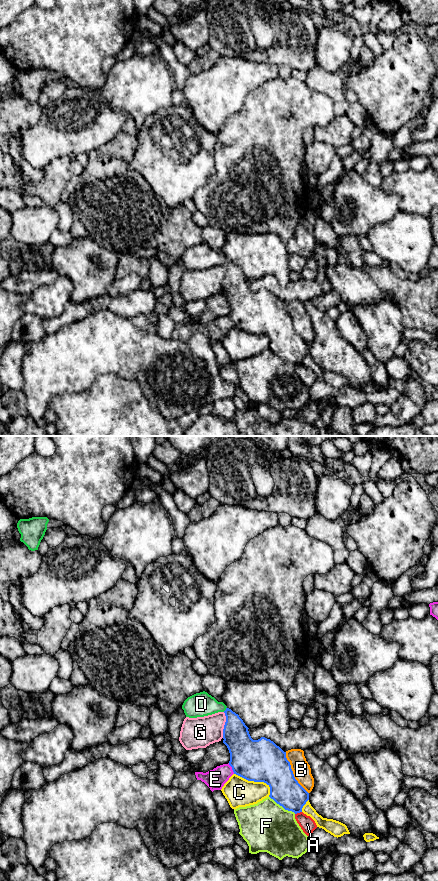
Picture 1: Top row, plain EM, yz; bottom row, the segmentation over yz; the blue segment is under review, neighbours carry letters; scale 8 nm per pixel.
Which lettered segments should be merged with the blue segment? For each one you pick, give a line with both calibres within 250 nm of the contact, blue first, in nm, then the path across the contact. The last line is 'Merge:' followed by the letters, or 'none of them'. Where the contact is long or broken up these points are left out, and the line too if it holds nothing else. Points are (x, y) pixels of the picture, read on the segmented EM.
D: 220 nm thick on the blue side, 190 nm on the other; runs through yz (236, 736), (233, 720), (226, 709), (201, 704)
Merge: D

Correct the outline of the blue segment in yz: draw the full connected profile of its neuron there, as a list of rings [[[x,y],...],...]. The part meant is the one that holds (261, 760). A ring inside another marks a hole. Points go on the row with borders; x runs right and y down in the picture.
[[[205,691],[188,697],[182,709],[189,718],[224,712],[223,743],[229,750],[234,774],[266,783],[270,787],[269,797],[277,804],[295,814],[302,812],[309,793],[295,779],[286,752],[265,737],[253,740],[239,715]]]

